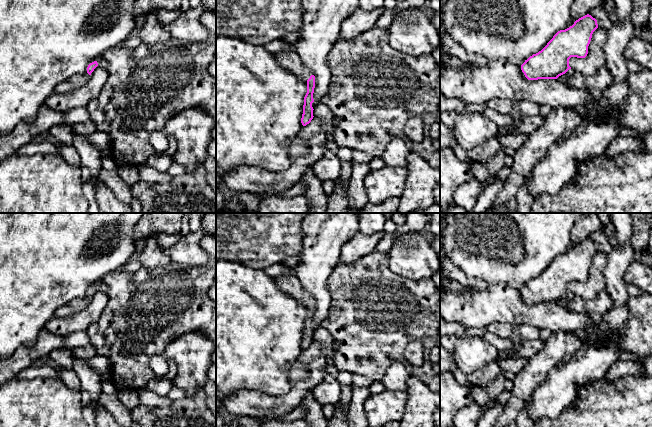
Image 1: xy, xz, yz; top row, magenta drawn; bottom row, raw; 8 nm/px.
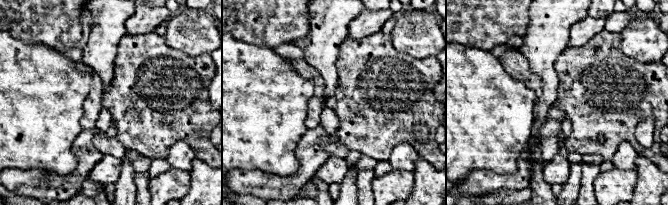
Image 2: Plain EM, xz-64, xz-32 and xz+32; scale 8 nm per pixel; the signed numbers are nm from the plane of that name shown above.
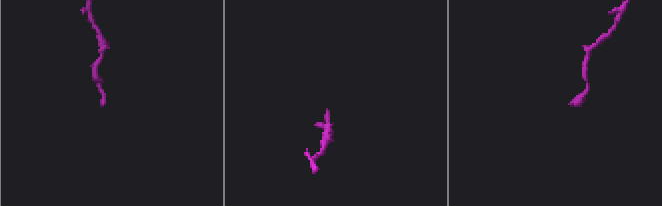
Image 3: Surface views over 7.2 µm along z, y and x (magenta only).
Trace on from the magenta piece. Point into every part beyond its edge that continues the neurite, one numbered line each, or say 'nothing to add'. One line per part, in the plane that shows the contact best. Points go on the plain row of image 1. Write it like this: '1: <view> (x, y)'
1: xz (290, 285)

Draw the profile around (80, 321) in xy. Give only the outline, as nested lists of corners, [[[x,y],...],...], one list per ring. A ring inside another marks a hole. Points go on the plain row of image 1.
[[[97,290],[84,310],[72,316],[53,317],[46,322],[44,329],[61,337],[86,331],[90,325],[99,321],[107,302],[107,296],[102,291]]]

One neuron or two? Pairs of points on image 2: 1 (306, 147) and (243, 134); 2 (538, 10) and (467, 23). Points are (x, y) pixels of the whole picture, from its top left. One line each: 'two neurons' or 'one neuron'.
1: two neurons
2: two neurons

